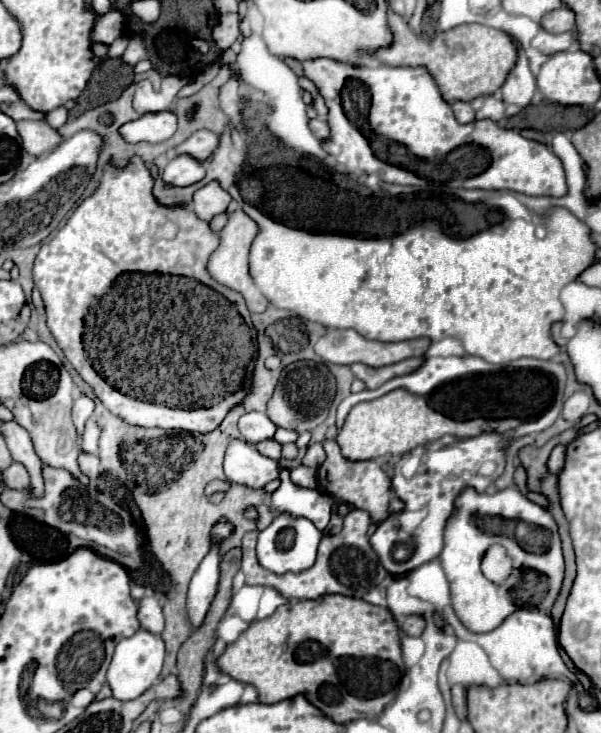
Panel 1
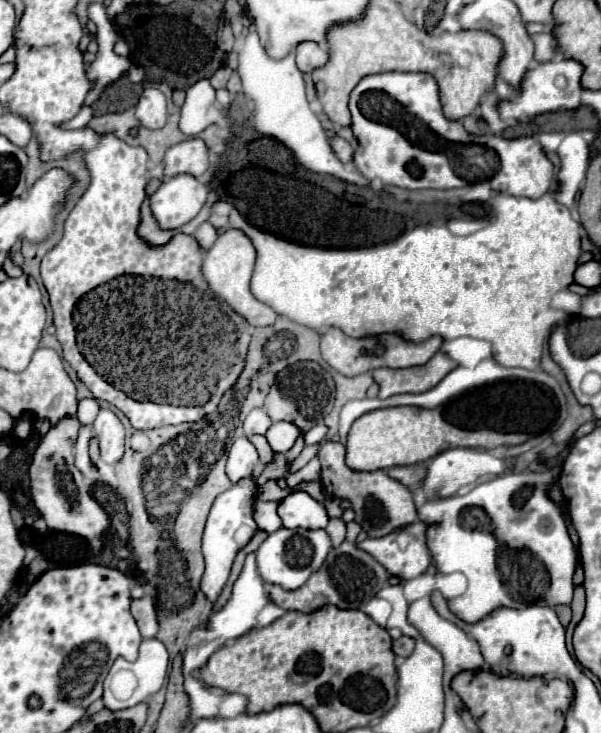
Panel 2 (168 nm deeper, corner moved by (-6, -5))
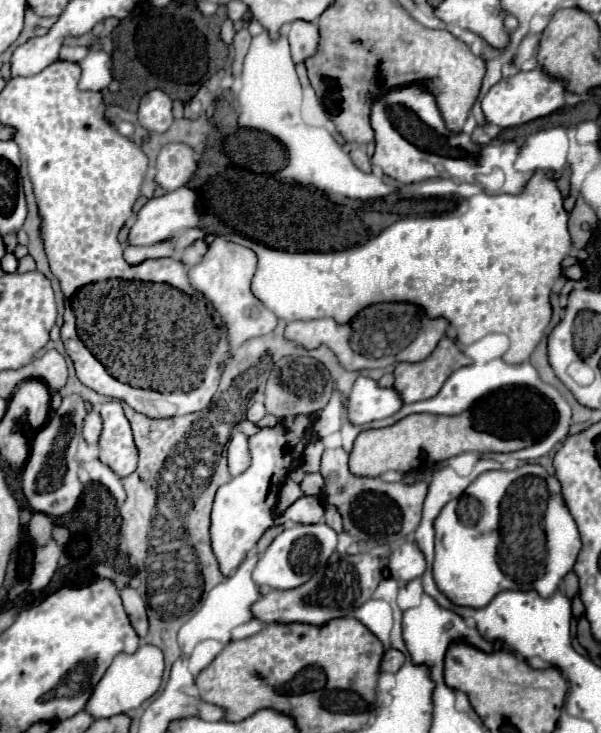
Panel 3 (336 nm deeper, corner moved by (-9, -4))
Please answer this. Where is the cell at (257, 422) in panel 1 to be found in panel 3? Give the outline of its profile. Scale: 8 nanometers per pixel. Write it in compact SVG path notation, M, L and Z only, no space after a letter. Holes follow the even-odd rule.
M254 402L254 404L248 408L248 414L246 414L246 418L248 418L250 422L254 422L254 424L258 424L264 416L266 416L266 410L264 410L264 404L262 404L262 402Z

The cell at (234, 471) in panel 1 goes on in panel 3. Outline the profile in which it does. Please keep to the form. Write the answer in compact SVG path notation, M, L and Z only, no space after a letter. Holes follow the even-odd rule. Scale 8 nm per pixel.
M234 430L232 438L228 442L228 468L230 474L242 474L244 470L248 470L248 462L250 462L250 454L248 454L248 438L240 432Z

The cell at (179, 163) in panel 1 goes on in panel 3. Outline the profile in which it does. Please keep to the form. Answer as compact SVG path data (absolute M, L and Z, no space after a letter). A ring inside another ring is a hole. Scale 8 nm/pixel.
M182 186L180 190L172 190L166 192L164 196L158 198L150 198L142 210L136 214L136 222L130 228L128 240L134 246L146 246L146 244L154 244L154 242L162 242L168 240L172 234L184 230L184 228L192 228L198 226L200 222L200 212L196 210L196 192L188 186Z

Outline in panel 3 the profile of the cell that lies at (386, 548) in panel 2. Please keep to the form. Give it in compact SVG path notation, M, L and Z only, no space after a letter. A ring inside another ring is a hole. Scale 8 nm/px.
M408 540L400 544L398 548L394 548L388 556L388 564L390 564L392 578L402 580L402 582L420 578L426 570L424 554L420 554L420 548L416 546L414 540Z

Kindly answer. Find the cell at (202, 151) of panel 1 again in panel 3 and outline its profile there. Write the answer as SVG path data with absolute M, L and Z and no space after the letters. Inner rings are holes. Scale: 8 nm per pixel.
M166 144L158 154L156 168L156 182L168 192L176 190L188 184L192 174L196 172L196 152L188 144Z

